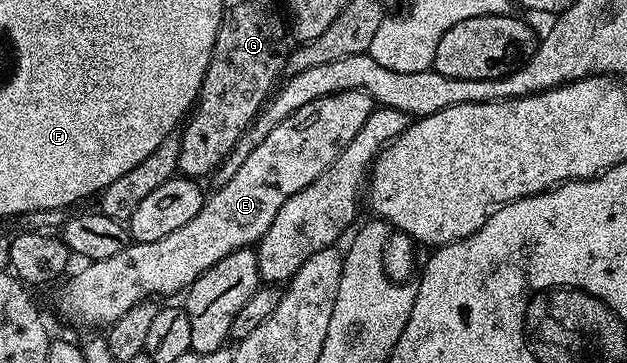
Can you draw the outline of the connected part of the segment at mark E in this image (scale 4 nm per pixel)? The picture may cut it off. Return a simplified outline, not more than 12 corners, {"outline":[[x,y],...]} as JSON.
{"outline":[[374,107],[283,118],[187,226],[86,263],[66,318],[114,324],[253,248]]}

